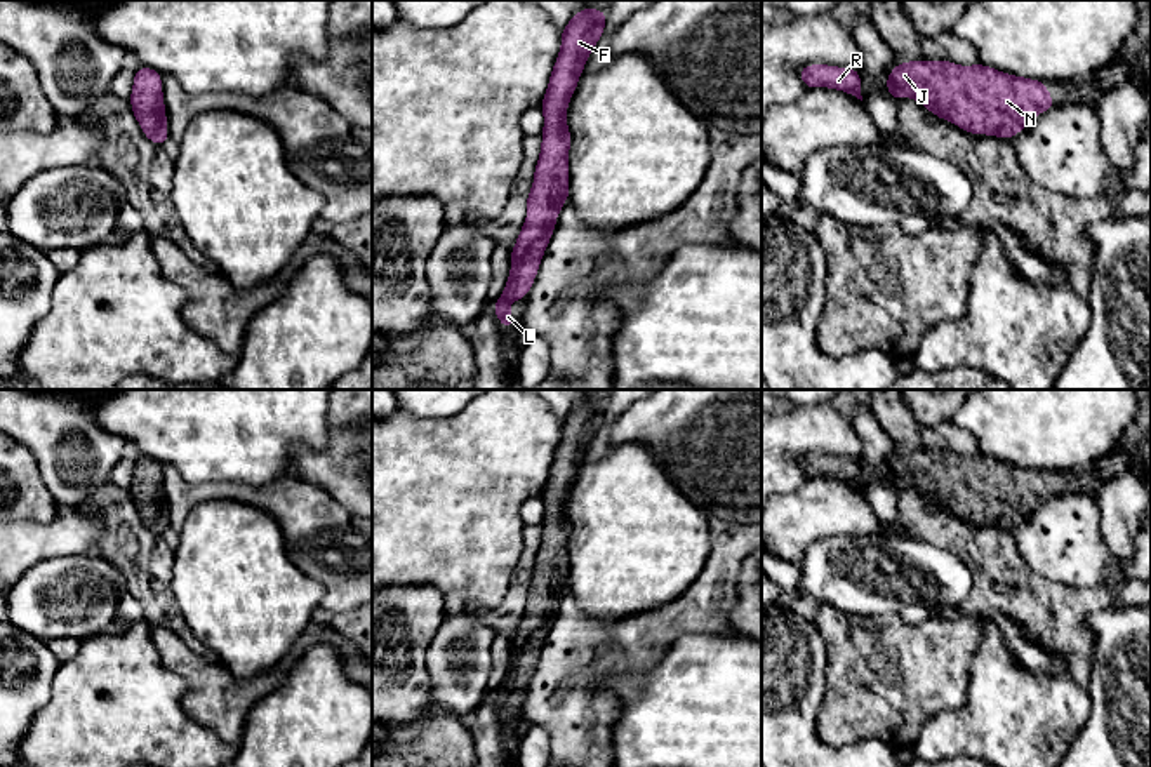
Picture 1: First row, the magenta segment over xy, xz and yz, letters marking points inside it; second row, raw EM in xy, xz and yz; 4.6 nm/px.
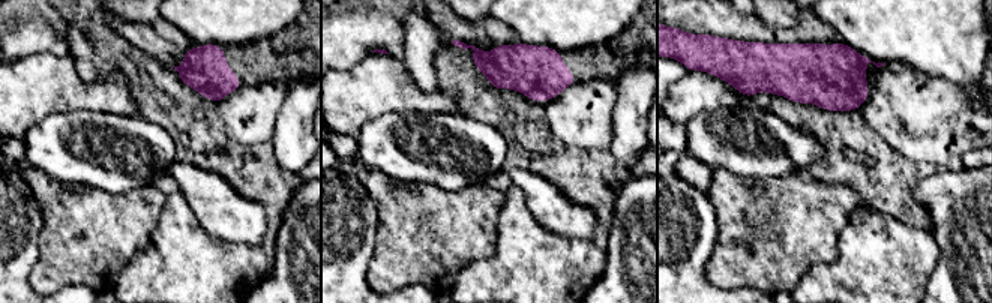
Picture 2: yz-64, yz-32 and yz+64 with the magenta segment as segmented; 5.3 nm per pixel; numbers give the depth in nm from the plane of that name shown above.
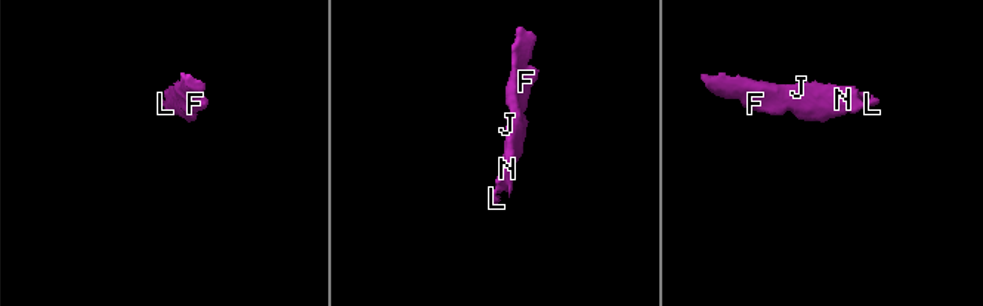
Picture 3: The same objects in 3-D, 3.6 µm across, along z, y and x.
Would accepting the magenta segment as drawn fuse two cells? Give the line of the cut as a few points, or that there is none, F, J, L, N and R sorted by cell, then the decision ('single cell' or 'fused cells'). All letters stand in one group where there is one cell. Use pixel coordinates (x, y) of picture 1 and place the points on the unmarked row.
no cut | F J L N R | single cell

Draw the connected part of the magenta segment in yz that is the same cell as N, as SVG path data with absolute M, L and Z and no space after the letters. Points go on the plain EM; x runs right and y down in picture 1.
M944 449L899 452L888 463L887 482L895 490L915 487L930 503L970 524L1008 530L1036 504L1057 496L1045 471Z

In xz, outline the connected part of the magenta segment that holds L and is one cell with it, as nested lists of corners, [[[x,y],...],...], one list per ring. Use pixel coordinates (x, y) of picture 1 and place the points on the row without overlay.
[[[582,398],[562,419],[562,438],[541,492],[544,503],[542,536],[527,586],[527,610],[511,638],[511,663],[501,687],[494,692],[502,718],[515,713],[506,697],[509,690],[523,689],[534,673],[539,652],[555,621],[562,595],[569,590],[569,522],[565,503],[584,459],[586,449],[603,424],[607,402]]]

